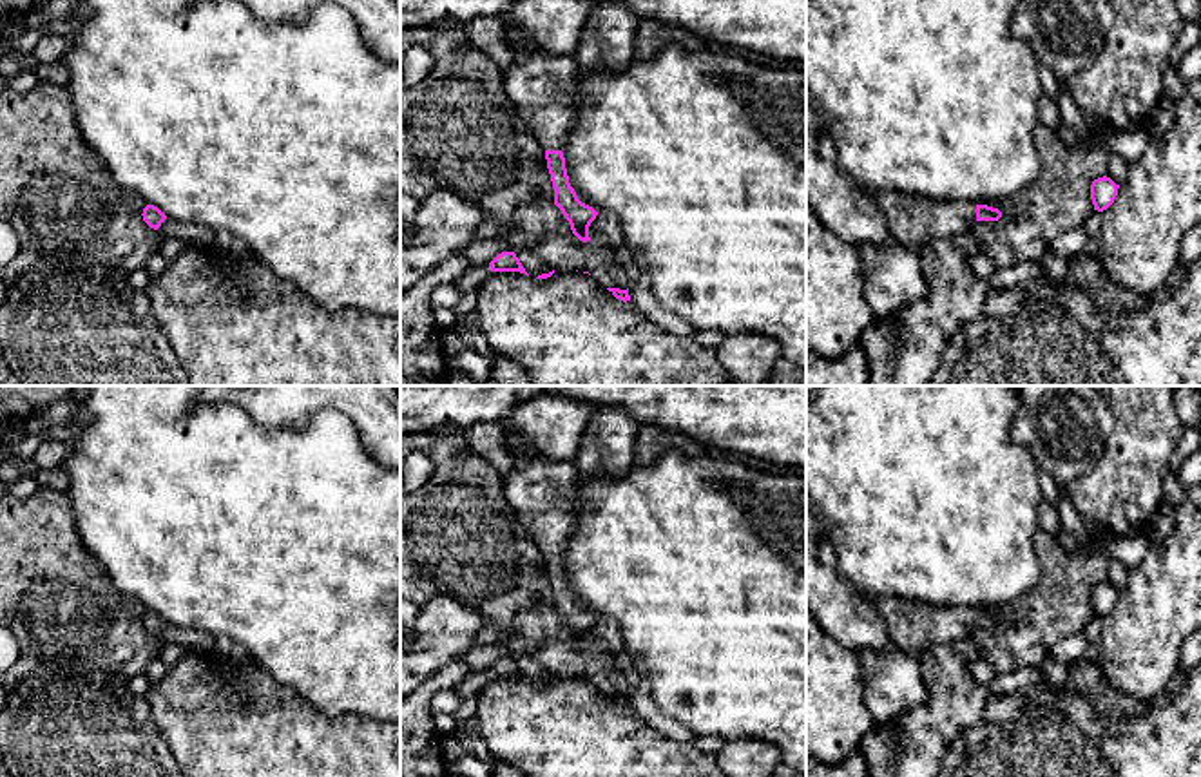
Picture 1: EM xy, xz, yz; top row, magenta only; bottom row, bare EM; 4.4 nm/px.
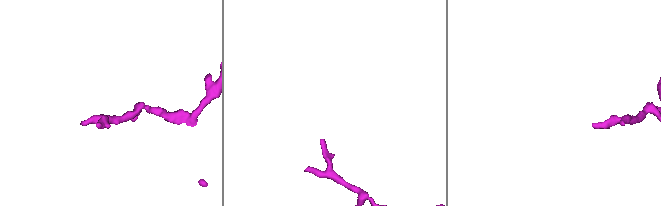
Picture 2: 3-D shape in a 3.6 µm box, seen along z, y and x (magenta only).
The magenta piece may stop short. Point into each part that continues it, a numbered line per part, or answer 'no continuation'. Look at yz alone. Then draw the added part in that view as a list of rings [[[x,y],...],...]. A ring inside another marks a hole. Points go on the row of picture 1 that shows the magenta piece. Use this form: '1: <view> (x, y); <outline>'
1: yz (912, 220); [[[893,190],[870,194],[886,217],[893,241],[915,248],[933,239],[971,232],[976,221],[976,205],[971,201],[929,199]]]

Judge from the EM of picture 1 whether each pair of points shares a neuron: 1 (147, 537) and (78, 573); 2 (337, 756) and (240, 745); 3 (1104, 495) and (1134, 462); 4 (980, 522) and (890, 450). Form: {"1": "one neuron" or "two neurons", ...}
{"1": "two neurons", "2": "one neuron", "3": "one neuron", "4": "one neuron"}

